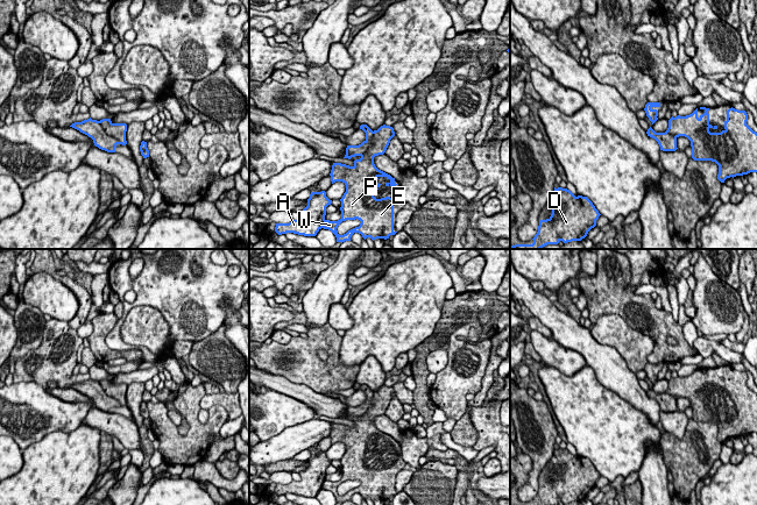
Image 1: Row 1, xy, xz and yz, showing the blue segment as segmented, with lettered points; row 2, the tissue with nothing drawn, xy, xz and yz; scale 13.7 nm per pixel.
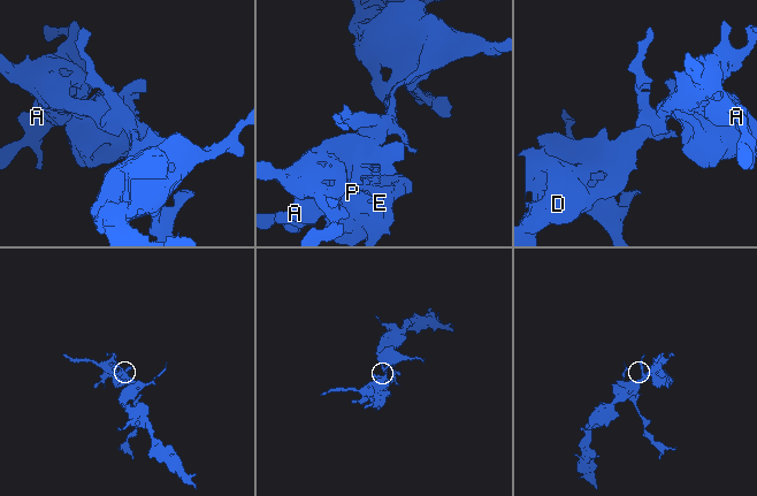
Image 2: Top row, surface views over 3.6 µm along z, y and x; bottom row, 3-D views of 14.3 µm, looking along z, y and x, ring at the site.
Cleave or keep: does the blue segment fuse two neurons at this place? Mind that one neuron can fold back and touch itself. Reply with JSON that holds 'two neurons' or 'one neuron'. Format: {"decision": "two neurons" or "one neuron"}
{"decision": "two neurons"}

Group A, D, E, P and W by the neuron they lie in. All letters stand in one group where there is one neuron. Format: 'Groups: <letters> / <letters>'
Groups: A / D E P W

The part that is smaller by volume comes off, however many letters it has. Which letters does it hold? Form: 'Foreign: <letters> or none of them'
Foreign: A

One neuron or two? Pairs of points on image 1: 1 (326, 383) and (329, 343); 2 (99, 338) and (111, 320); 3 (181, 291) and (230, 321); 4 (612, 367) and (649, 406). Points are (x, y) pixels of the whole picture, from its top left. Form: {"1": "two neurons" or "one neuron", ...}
{"1": "one neuron", "2": "one neuron", "3": "two neurons", "4": "one neuron"}

